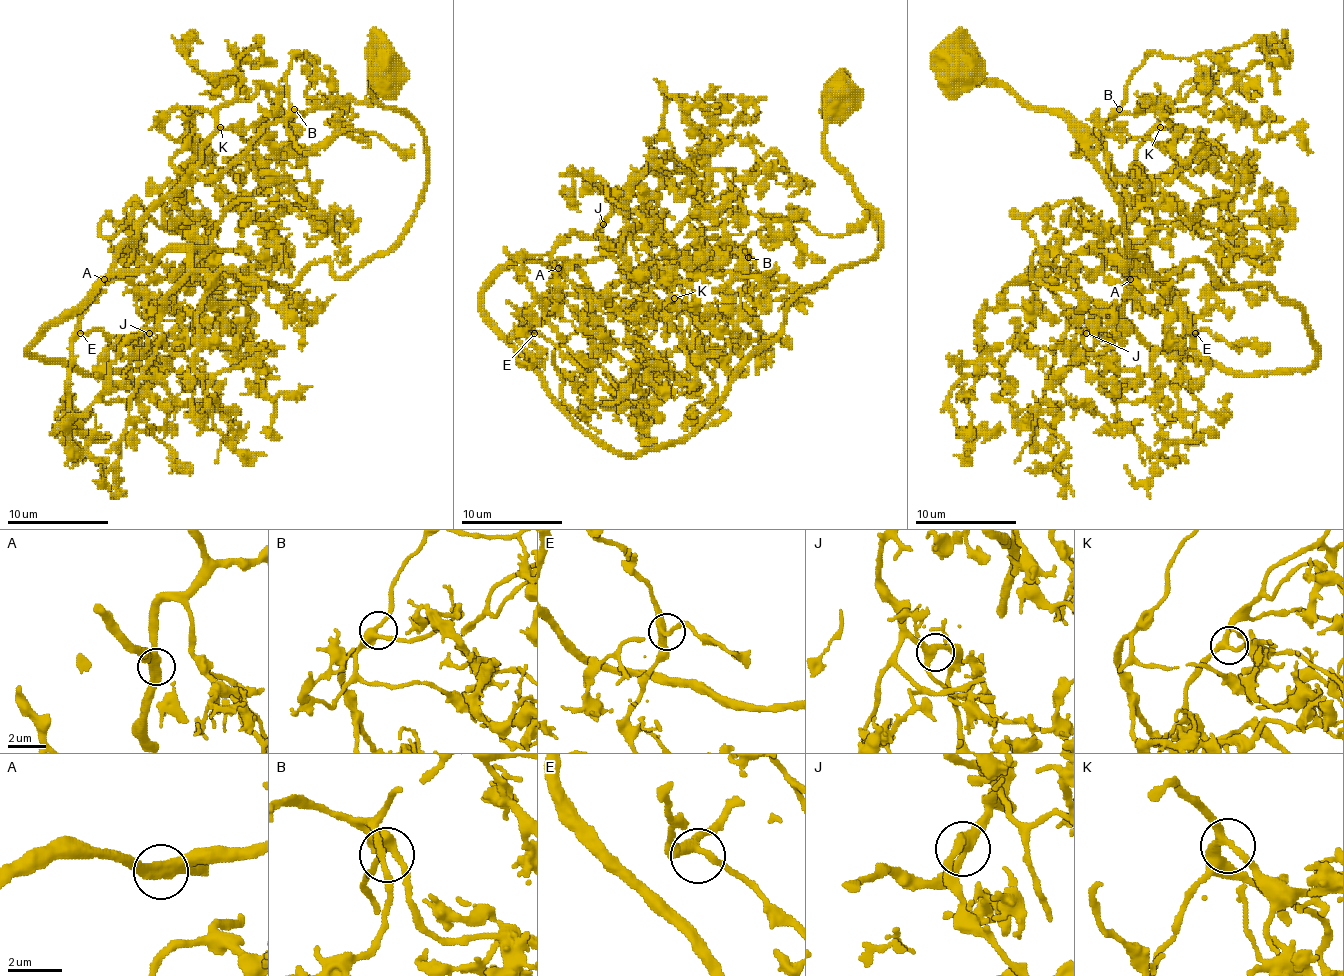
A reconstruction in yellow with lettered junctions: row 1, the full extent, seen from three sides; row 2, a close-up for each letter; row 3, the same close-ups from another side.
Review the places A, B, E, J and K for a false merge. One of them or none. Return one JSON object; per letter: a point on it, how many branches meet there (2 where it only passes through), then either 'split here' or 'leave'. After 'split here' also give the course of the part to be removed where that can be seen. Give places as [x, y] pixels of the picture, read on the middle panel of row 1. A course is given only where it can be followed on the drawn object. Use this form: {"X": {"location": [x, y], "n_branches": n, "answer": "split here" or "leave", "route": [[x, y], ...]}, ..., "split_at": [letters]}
{"A": {"location": [558, 268], "n_branches": 2, "answer": "leave"}, "B": {"location": [748, 257], "n_branches": 3, "answer": "leave"}, "E": {"location": [534, 333], "n_branches": 3, "answer": "leave"}, "J": {"location": [603, 224], "n_branches": 3, "answer": "leave"}, "K": {"location": [674, 298], "n_branches": 3, "answer": "leave"}, "split_at": []}

